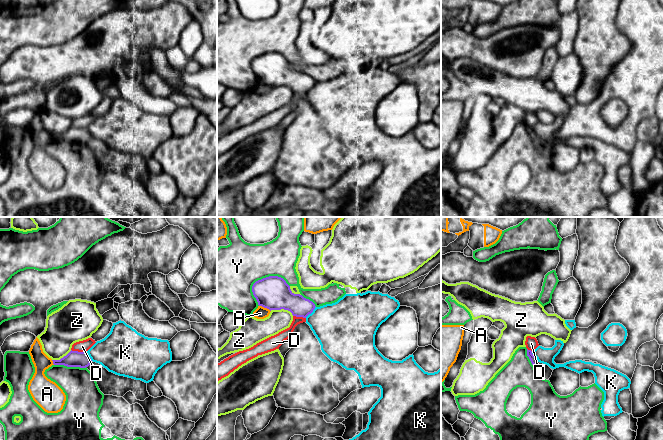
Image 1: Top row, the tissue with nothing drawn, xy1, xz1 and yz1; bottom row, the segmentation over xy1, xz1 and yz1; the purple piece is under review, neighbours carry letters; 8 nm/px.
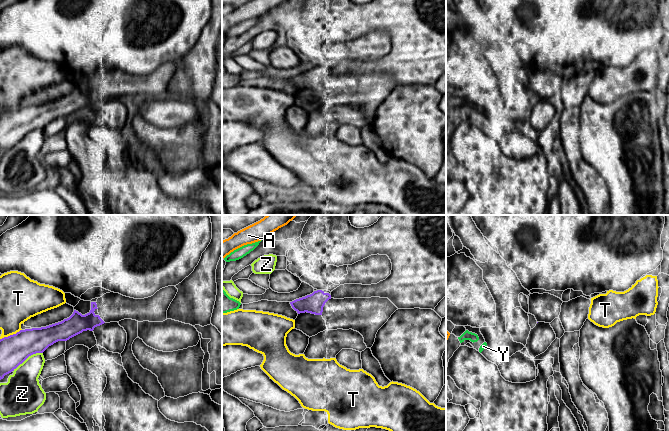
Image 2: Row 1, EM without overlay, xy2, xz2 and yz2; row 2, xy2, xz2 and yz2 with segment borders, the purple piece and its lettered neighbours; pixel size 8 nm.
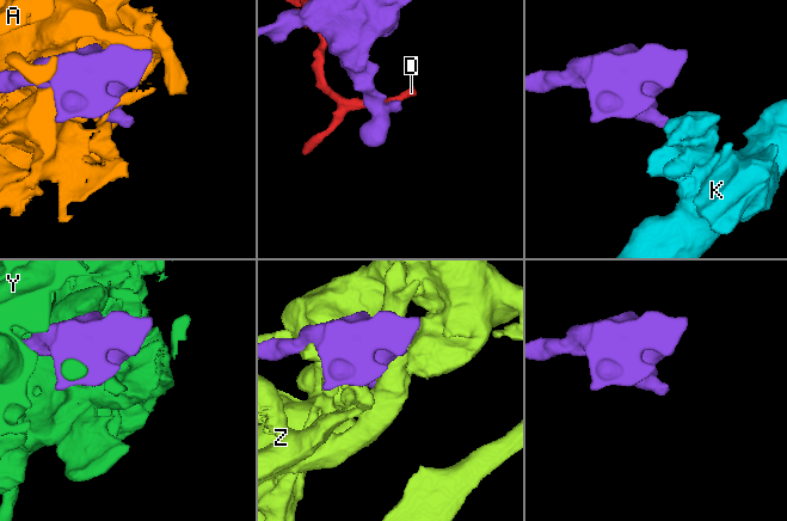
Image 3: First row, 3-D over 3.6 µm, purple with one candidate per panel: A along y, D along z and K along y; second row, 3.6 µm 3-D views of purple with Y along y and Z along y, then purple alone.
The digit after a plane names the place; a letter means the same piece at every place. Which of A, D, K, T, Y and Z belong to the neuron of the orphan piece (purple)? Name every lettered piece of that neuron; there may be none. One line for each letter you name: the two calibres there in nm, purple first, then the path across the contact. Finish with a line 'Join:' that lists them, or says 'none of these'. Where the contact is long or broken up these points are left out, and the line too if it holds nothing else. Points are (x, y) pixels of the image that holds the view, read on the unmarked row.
Join: none of these

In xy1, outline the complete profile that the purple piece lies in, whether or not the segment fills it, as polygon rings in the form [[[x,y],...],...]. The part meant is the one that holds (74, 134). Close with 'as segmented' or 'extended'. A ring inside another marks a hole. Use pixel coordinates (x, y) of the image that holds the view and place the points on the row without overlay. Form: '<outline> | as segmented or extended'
[[[70,127],[60,136],[52,136],[54,141],[64,141],[67,143],[86,144],[92,138],[87,128]]] | as segmented

